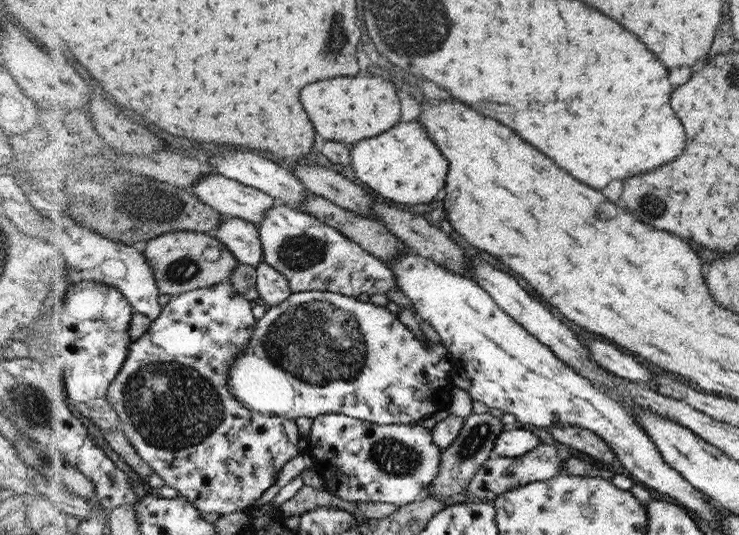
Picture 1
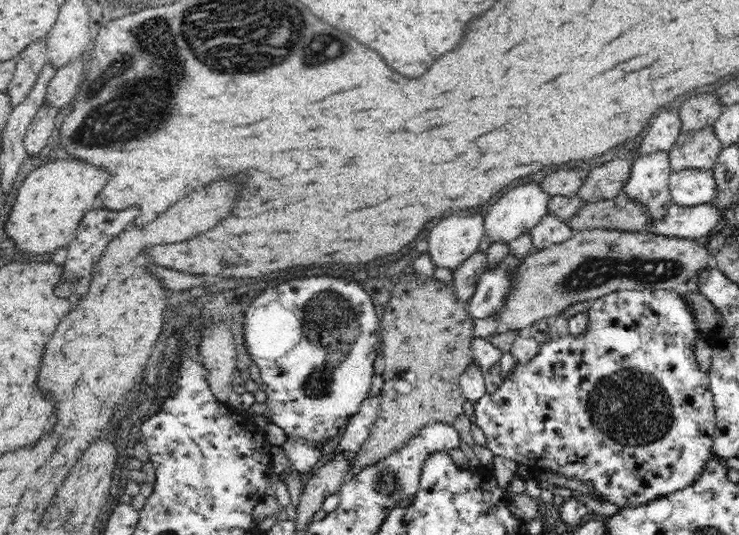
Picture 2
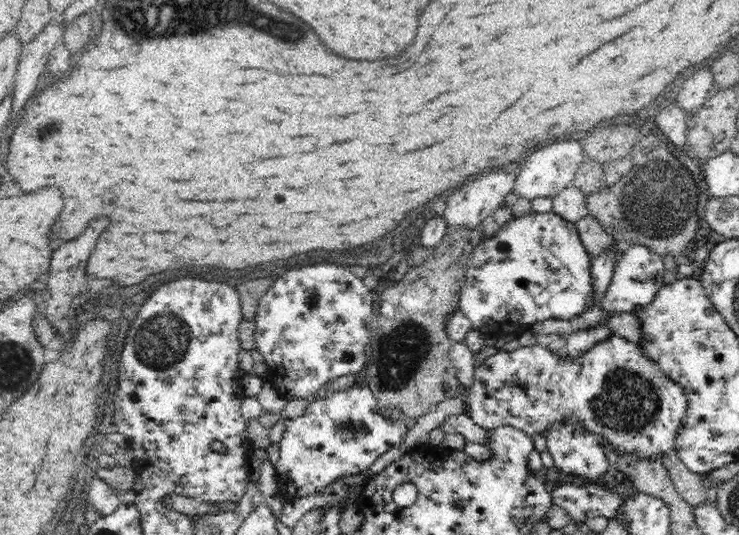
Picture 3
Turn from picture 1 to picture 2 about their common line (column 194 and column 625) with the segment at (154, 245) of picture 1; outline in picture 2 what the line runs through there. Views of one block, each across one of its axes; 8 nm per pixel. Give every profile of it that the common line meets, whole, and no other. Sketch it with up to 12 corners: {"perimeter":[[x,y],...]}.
{"perimeter":[[594,228],[532,252],[499,316],[526,330],[614,292],[683,288],[713,252]]}

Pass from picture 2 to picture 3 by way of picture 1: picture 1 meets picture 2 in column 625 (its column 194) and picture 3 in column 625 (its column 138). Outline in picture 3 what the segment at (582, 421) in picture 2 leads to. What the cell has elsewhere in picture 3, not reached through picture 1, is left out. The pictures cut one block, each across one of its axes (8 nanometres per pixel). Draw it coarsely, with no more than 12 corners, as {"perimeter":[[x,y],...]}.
{"perimeter":[[612,335],[474,368],[466,413],[531,436],[573,414],[621,452],[674,449],[684,391]]}

